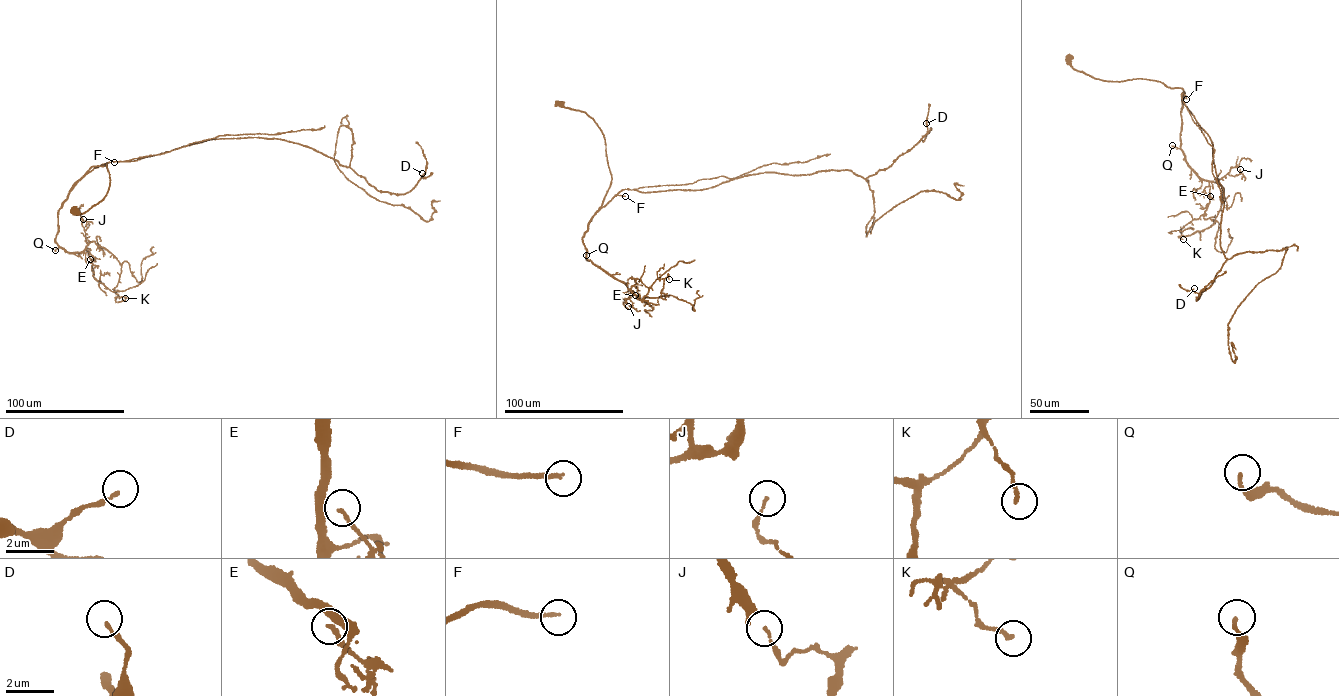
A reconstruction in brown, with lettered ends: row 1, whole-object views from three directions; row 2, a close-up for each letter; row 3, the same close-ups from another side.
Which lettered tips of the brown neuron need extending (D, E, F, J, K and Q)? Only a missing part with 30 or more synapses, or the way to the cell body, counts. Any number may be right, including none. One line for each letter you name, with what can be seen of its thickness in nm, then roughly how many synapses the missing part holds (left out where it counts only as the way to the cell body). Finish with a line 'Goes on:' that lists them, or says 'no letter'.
F: Thickness 160 nm. Roughly 50 synapses
Goes on: F

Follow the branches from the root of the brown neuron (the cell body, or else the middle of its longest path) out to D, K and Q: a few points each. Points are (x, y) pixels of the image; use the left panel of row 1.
D: (74, 211), (108, 189), (106, 164), (91, 167), (217, 138), (306, 146), (382, 192), (406, 193), (422, 173)
K: (74, 211), (106, 194), (106, 163), (70, 191), (55, 242), (107, 250), (125, 298)
Q: (74, 211), (83, 213), (106, 194), (110, 179), (106, 163), (89, 168), (58, 210), (55, 250)

